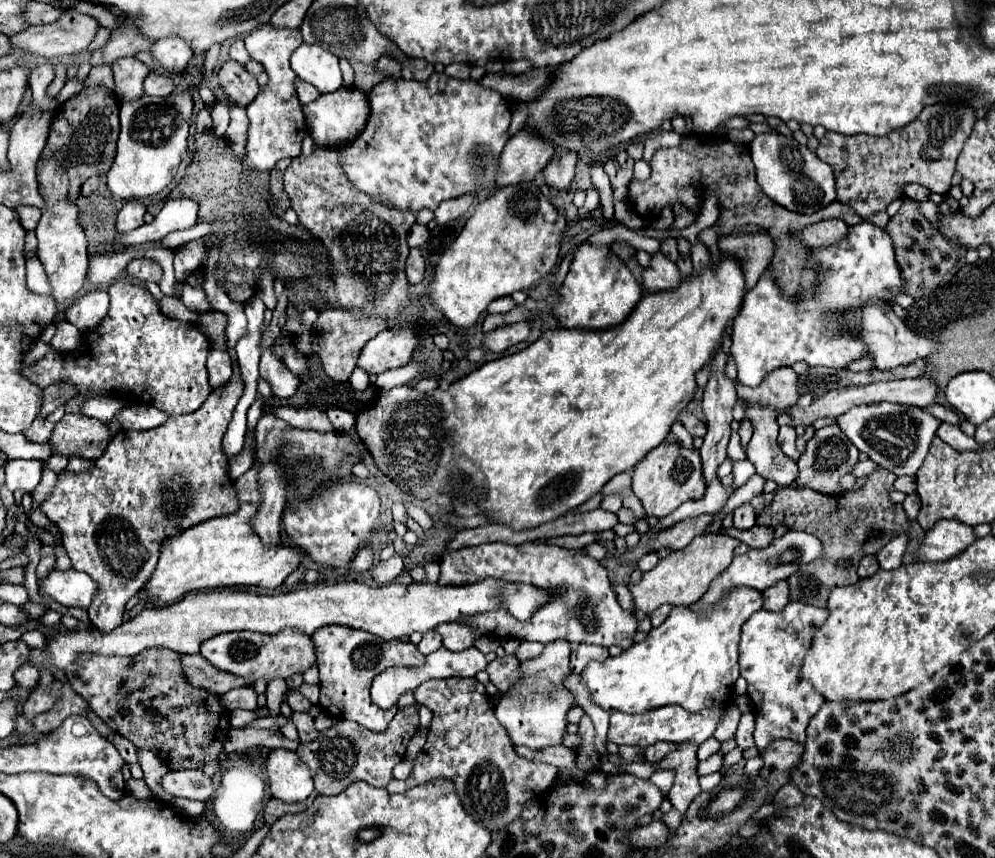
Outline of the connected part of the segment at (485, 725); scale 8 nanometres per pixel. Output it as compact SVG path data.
M475 678L429 680L427 684L421 684L413 696L433 712L433 720L427 742L415 758L411 776L407 780L391 780L387 786L389 792L401 794L435 778L447 778L453 782L465 812L489 832L499 832L519 818L527 800L555 782L557 768L575 768L575 752L563 744L543 750L515 746L513 750L507 730L499 724L493 716L495 712L487 704L485 686Z

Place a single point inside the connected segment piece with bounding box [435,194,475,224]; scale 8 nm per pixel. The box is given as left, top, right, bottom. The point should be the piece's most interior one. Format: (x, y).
(452, 209)

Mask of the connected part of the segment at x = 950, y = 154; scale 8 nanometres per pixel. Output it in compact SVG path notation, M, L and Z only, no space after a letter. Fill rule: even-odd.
M939 102L923 108L923 112L913 120L911 124L897 128L895 132L889 132L887 136L843 136L835 132L827 132L819 140L817 156L827 162L833 168L835 180L837 180L837 200L843 204L849 204L855 208L855 212L861 218L869 218L871 214L877 214L889 206L895 198L901 198L901 186L915 182L925 186L931 192L945 194L951 188L951 178L955 174L955 160L959 152L963 150L965 140L969 138L973 124L977 116L975 110L967 104L953 104L953 102Z

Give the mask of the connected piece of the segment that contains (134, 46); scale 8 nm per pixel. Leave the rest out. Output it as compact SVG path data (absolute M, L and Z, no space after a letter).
M125 20L123 26L119 26L117 30L111 32L111 38L101 48L103 62L113 64L117 58L135 56L141 50L149 50L151 44L153 44L153 40L139 36L139 30L135 28L135 24L131 24L131 20Z

